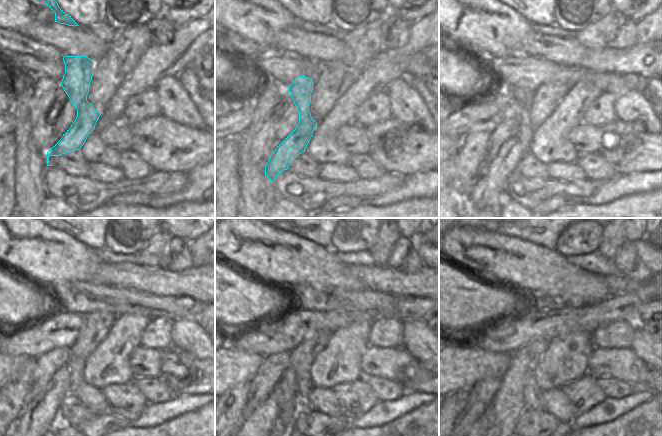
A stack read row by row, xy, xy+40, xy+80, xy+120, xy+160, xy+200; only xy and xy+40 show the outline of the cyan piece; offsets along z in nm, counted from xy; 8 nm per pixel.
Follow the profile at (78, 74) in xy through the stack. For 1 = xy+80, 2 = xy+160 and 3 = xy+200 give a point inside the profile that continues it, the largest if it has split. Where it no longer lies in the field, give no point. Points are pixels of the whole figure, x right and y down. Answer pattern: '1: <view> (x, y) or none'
1: xy+80 (494, 174)
2: xy+160 (261, 421)
3: xy+200 (486, 419)

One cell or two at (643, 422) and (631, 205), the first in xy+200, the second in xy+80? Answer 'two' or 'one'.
one

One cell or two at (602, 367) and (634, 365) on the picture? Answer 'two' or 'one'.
one

